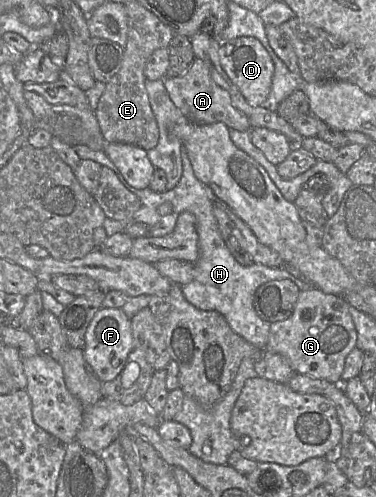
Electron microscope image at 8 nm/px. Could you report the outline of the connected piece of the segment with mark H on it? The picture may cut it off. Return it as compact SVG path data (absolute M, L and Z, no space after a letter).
M76 145L73 148L81 160L93 160L101 166L111 169L122 184L140 199L141 207L130 220L117 221L106 217L103 228L108 237L116 233L124 233L124 230L130 223L137 222L149 226L148 237L163 237L174 230L180 213L189 212L193 214L198 233L199 257L194 263L193 280L182 287L184 297L199 310L220 313L226 319L234 333L258 349L265 350L271 323L262 320L254 309L254 295L257 288L274 280L290 280L300 291L308 290L313 286L304 280L295 278L283 267L270 268L257 263L252 263L250 266L243 266L236 261L223 241L213 214L213 207L217 200L212 191L195 176L187 152L183 146L181 145L182 176L175 188L160 193L149 189L149 187L141 190L132 187L104 150L95 151L85 145Z

